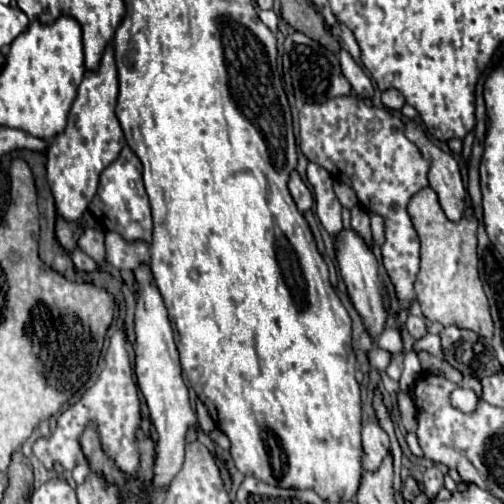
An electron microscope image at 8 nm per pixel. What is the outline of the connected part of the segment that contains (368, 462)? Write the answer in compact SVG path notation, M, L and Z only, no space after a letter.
M365 421L361 427L361 437L363 437L363 469L377 469L381 459L389 451L389 437L387 433L373 421Z

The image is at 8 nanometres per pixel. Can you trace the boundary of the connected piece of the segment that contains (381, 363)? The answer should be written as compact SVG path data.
M375 347L373 351L369 351L369 361L371 361L371 365L377 367L379 371L385 371L389 359L391 359L391 355L389 355L389 353L383 353L379 347Z

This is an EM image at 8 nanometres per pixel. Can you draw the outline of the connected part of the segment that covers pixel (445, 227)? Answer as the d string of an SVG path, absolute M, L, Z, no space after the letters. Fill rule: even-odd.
M425 187L411 197L407 205L407 213L421 241L421 269L417 273L415 293L417 293L417 301L421 305L422 314L431 321L439 321L441 325L457 325L461 329L473 329L483 337L491 337L494 332L494 323L478 275L479 257L477 231L475 231L477 225L473 225L473 231L469 231L467 219L459 221L463 229L459 223L449 221L431 187ZM445 279L447 279L447 285L445 285ZM481 297L483 297L483 311L477 311L481 307L479 305Z

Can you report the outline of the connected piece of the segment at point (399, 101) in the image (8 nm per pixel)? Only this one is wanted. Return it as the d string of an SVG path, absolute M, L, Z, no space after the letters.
M387 89L387 91L381 95L381 101L383 101L383 105L385 105L387 109L391 109L391 111L399 111L399 109L405 105L403 95L401 95L399 91L395 91L395 89Z

